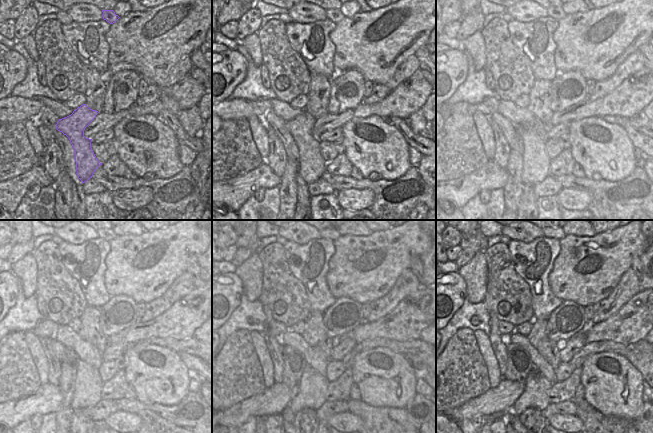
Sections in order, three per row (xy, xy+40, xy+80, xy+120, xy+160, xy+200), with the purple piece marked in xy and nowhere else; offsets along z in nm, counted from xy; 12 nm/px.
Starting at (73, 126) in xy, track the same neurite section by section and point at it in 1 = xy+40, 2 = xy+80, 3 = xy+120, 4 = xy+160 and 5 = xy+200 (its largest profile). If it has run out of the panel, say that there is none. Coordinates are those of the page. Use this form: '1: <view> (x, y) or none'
1: xy+40 (312, 165)
2: xy+80 (536, 162)
3: xy+120 (88, 385)
4: xy+160 (313, 386)
5: xy+200 (536, 393)

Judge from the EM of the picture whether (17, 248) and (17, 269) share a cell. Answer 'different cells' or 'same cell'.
different cells

